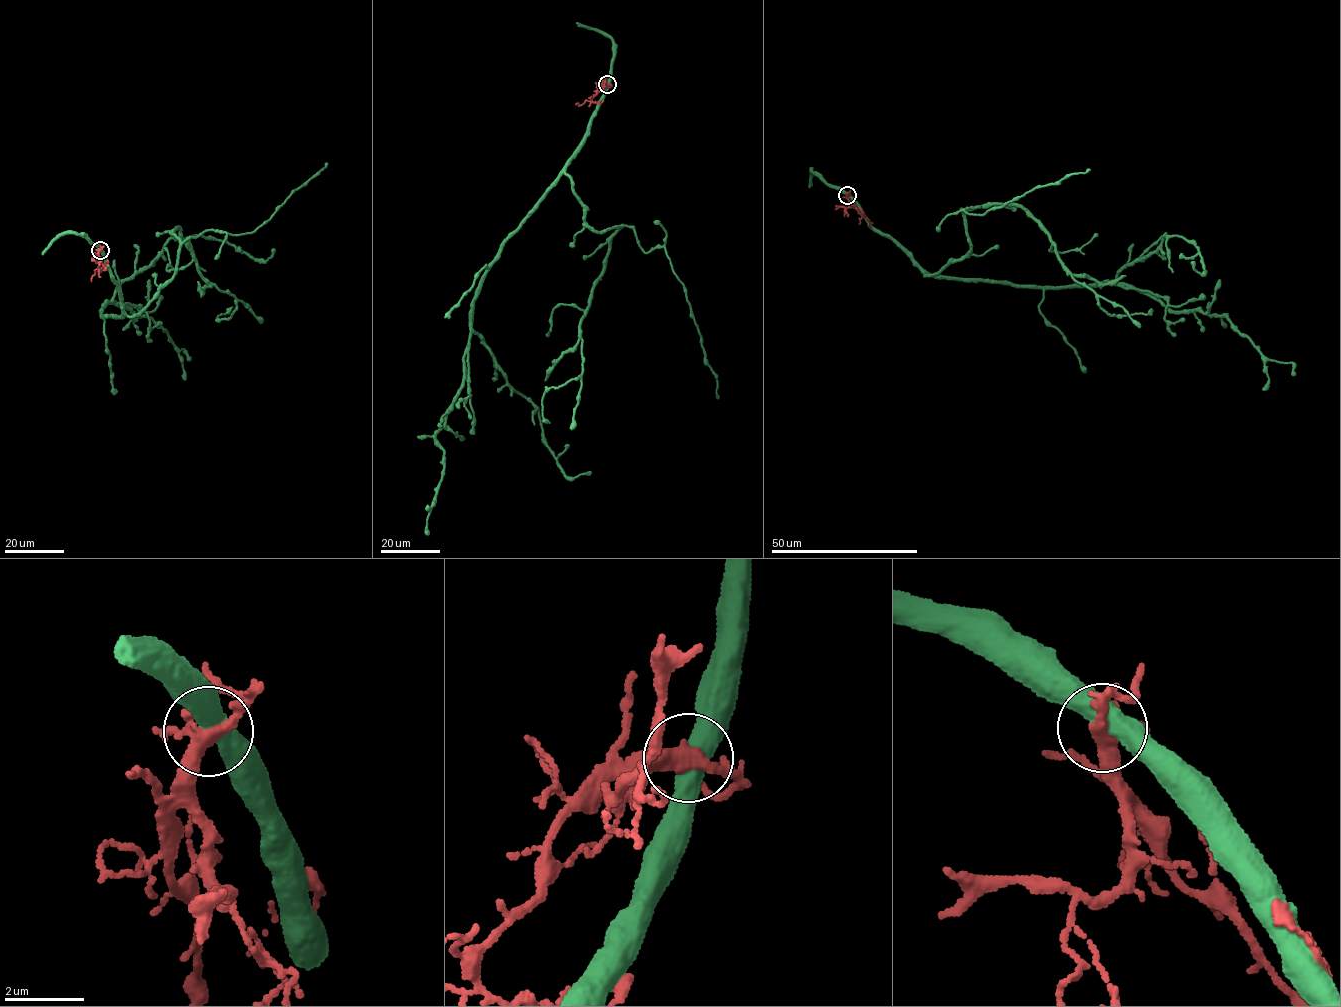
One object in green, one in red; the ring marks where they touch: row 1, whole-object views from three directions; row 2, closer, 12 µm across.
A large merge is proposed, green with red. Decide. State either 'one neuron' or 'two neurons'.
two neurons

